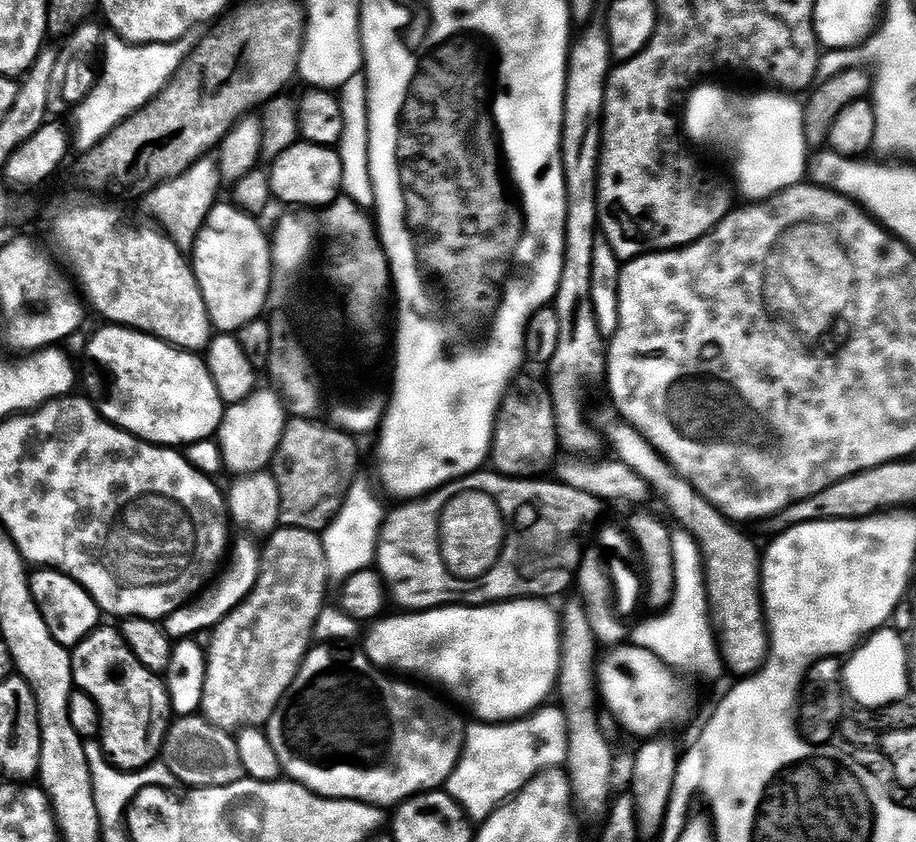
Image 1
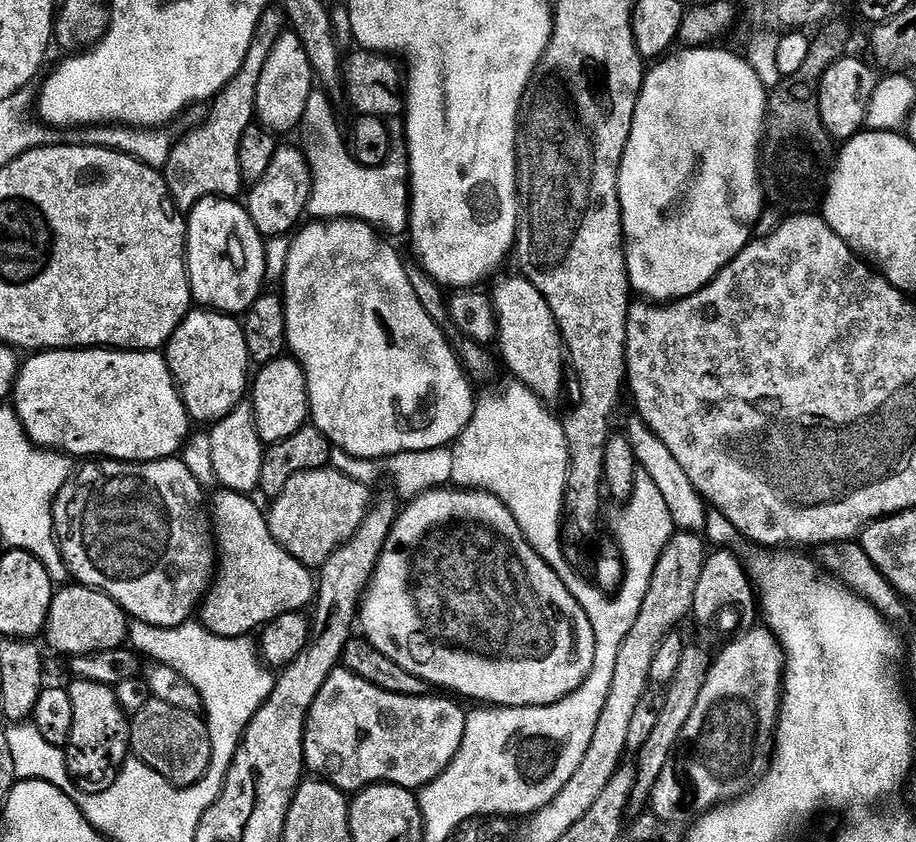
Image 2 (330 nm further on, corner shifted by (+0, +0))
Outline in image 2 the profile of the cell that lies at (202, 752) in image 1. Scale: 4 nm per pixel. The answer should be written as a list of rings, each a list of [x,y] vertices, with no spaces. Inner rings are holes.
[[[155,698],[149,699],[146,710],[142,710],[131,721],[132,747],[135,759],[150,766],[164,780],[177,788],[189,789],[207,776],[212,765],[212,739],[203,715],[178,710]]]

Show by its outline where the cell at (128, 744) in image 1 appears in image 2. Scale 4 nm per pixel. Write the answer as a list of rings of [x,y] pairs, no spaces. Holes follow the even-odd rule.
[[[80,682],[77,685],[77,688],[71,689],[72,701],[74,702],[74,730],[70,745],[70,771],[81,790],[100,796],[103,792],[111,792],[116,787],[117,782],[120,781],[120,773],[124,771],[124,765],[130,759],[132,747],[130,718],[122,710],[116,697],[115,688],[87,682]]]

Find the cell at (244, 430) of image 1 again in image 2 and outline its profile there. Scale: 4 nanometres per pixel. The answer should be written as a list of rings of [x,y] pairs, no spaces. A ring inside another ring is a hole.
[[[285,358],[265,364],[259,371],[254,376],[250,400],[256,403],[254,419],[260,430],[260,439],[265,442],[279,442],[290,439],[296,432],[303,432],[309,423],[308,411],[313,411],[314,408],[304,365],[295,358]]]

